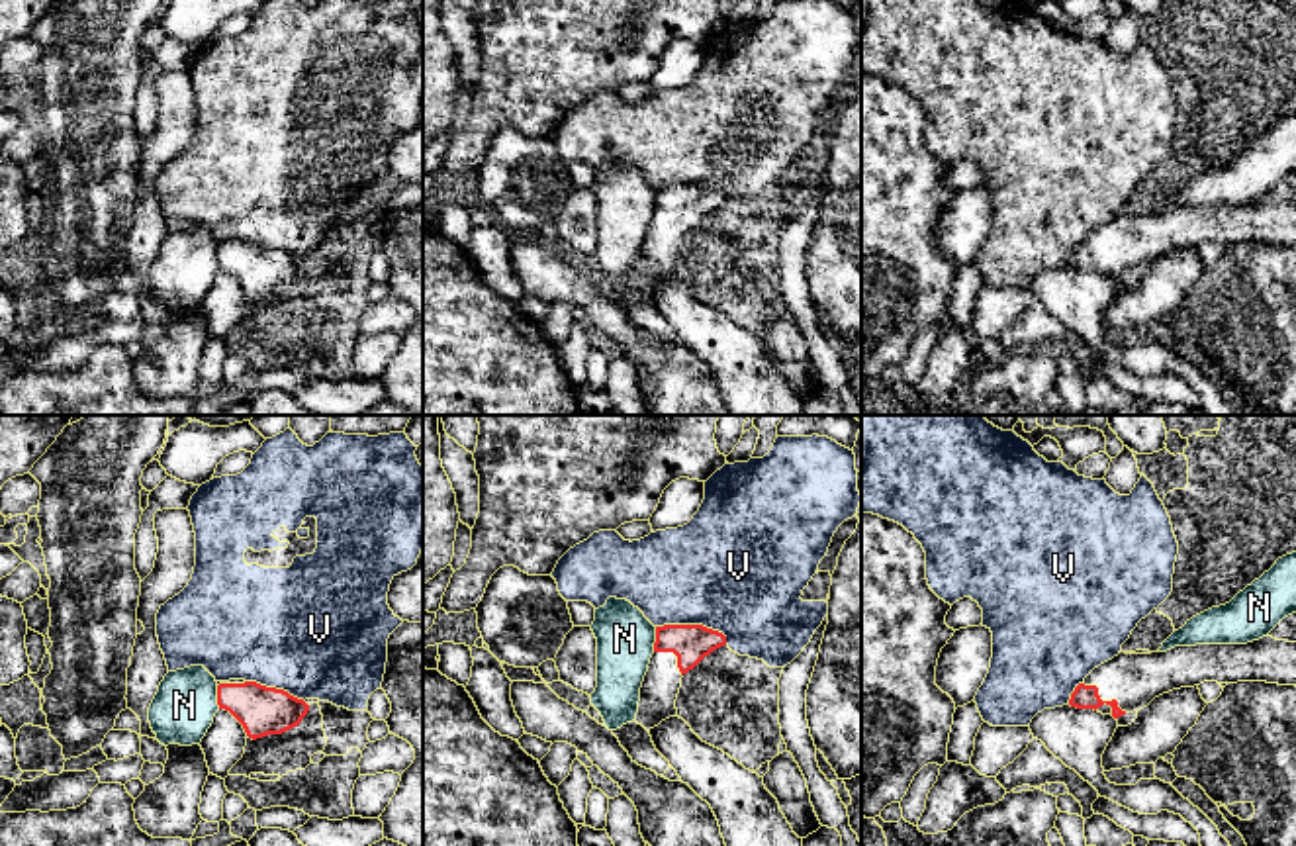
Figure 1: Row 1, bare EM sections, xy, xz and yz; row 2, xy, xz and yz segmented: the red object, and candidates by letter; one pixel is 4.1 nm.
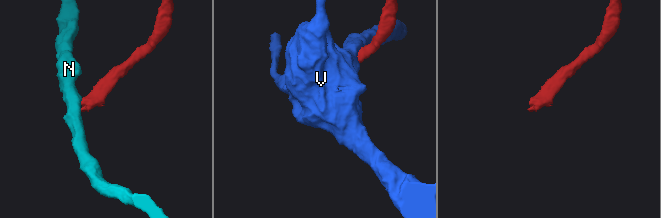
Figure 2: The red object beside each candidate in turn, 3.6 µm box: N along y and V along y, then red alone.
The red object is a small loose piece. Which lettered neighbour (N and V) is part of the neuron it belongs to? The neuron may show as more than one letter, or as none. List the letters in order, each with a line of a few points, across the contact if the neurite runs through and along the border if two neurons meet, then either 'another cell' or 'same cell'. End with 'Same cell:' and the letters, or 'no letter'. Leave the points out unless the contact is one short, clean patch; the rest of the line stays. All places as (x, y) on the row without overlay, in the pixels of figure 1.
N: another cell
V: another cell
Same cell: no letter

